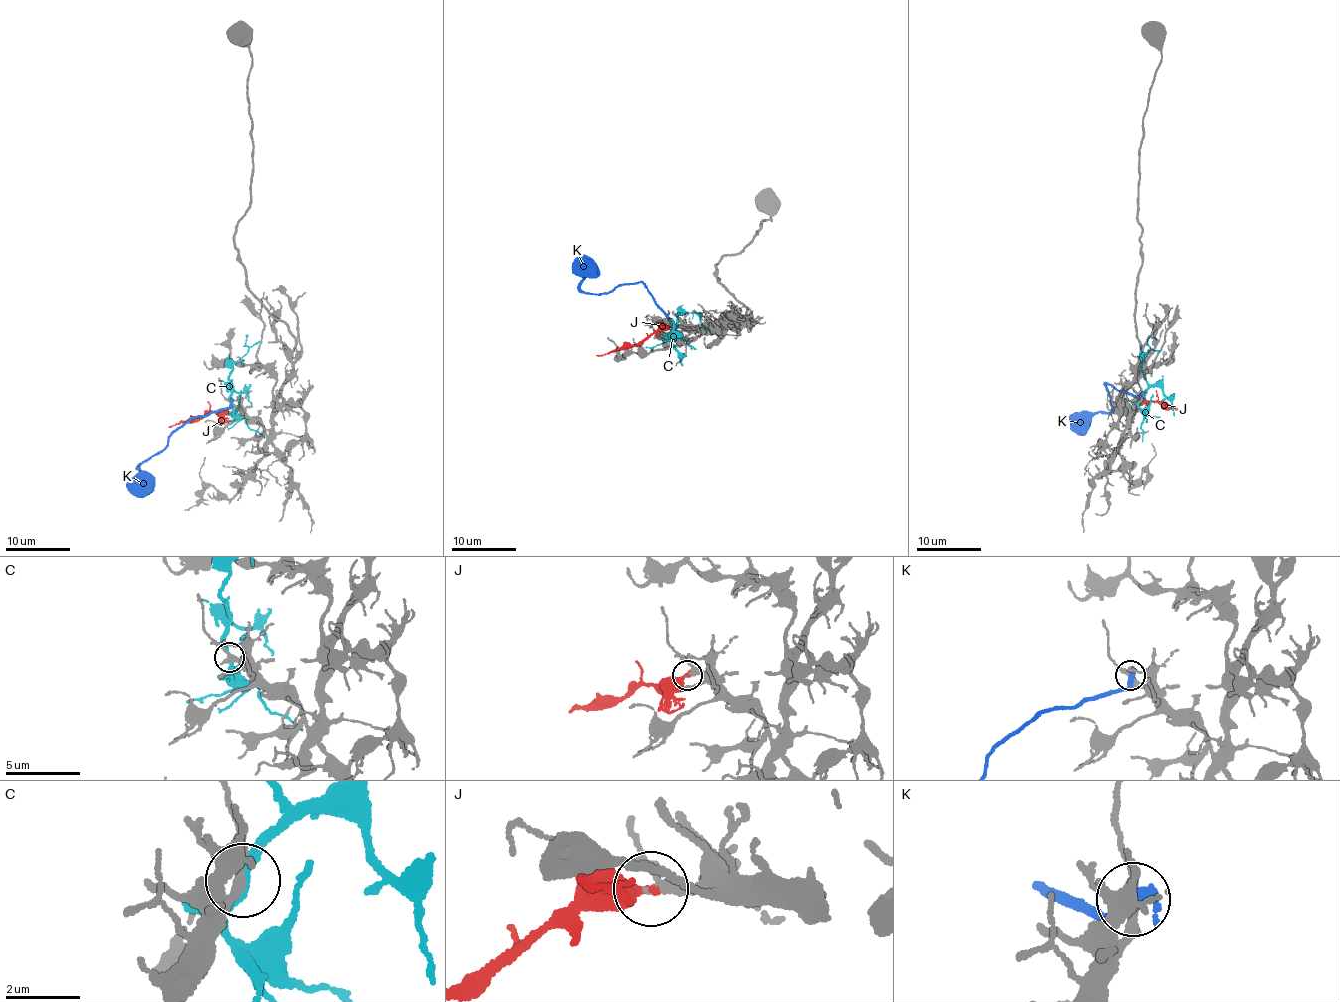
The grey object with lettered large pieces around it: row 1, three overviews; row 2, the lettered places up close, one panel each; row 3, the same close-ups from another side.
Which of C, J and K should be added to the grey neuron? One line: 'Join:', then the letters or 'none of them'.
Join: J

